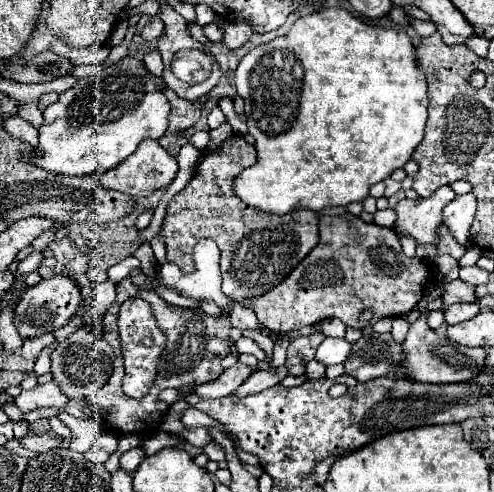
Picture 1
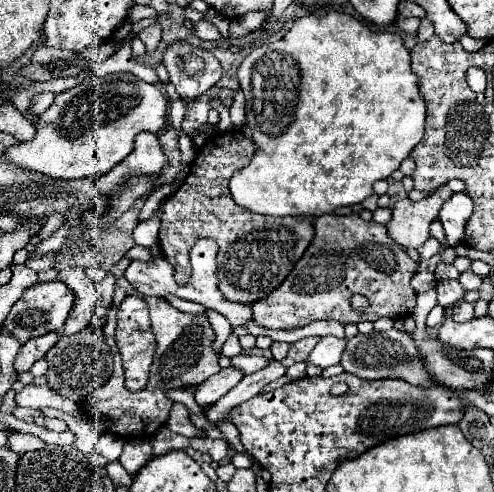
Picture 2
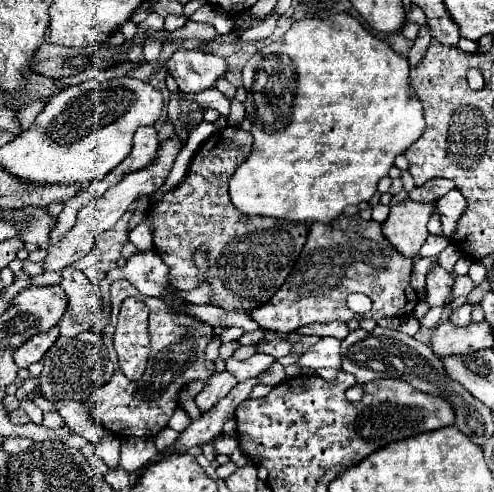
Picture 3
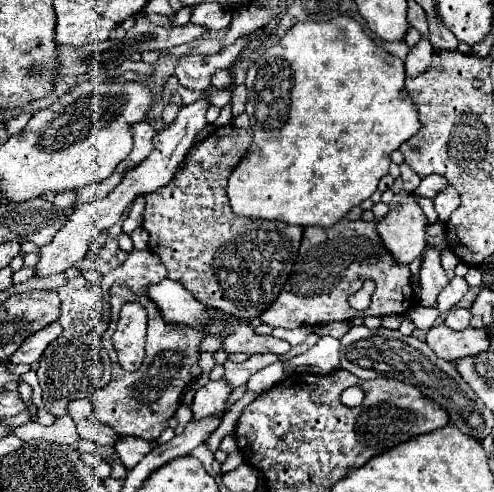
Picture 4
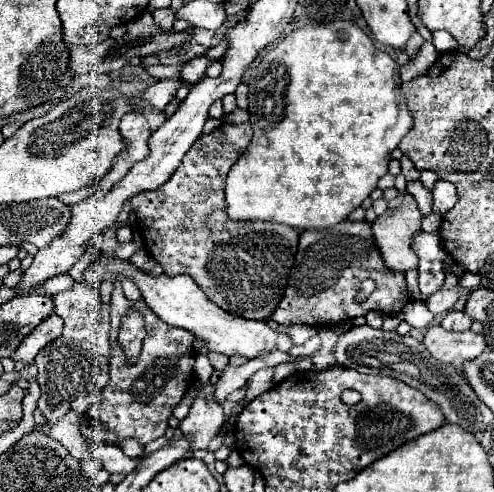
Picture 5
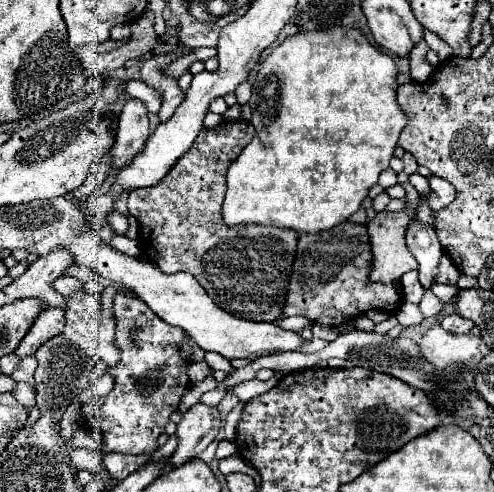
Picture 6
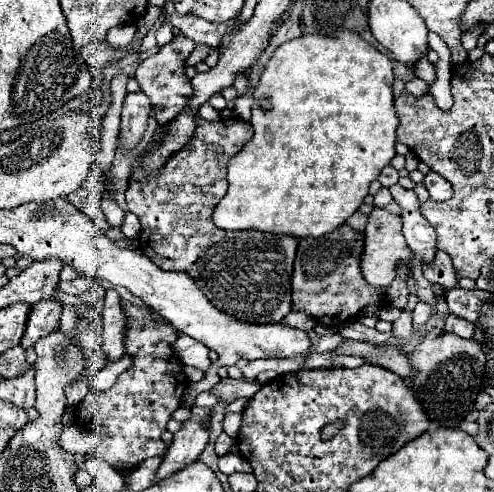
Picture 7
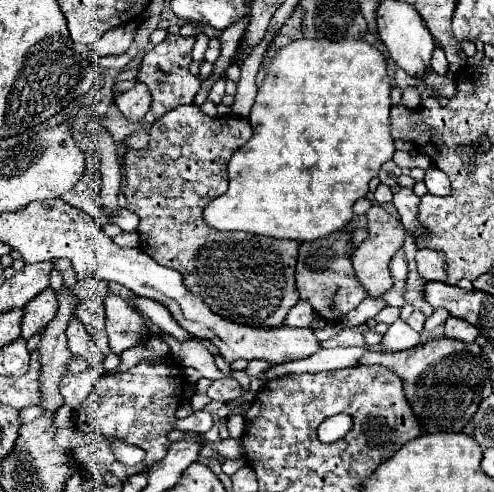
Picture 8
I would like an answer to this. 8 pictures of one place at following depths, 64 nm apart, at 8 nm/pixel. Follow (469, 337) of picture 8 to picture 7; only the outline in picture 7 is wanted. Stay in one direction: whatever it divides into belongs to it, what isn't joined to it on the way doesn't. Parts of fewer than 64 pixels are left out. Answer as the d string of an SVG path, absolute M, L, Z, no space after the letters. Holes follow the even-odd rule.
M450 314L446 320L444 320L444 330L446 332L452 332L452 334L458 334L462 338L472 338L474 334L474 324L464 320L464 318L458 318L454 314Z

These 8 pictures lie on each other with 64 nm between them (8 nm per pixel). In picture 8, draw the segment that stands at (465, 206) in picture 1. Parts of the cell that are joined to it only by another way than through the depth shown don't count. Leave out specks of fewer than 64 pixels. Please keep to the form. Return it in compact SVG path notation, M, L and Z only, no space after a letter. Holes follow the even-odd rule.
M434 166L426 172L424 184L426 184L428 192L434 194L434 196L448 196L448 192L450 192L450 180L448 180L448 176L444 172L440 172L438 168L434 168Z

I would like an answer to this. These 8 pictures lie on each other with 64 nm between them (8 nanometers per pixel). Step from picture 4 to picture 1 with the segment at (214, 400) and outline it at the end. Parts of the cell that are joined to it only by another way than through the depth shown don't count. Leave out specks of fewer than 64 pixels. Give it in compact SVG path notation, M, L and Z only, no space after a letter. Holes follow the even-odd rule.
M238 362L236 366L224 370L216 380L200 384L196 388L196 394L202 396L202 398L220 398L220 396L232 394L250 374L252 374L252 370L248 366L244 366L244 364Z

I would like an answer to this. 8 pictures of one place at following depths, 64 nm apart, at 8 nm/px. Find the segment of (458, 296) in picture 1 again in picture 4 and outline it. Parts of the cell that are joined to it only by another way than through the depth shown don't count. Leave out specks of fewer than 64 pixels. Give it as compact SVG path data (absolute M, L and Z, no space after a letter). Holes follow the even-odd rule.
M428 248L422 256L420 268L420 288L418 288L418 302L422 306L436 306L438 294L450 282L442 264L440 264L440 250Z

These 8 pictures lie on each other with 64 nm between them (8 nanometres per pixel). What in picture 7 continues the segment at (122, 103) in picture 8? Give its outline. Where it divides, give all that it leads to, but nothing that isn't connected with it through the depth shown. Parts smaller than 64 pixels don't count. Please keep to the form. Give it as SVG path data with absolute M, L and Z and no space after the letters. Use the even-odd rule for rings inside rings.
M144 92L126 96L126 102L122 108L122 122L120 122L122 150L132 150L138 146L138 142L146 132L150 112L152 112L152 104Z

